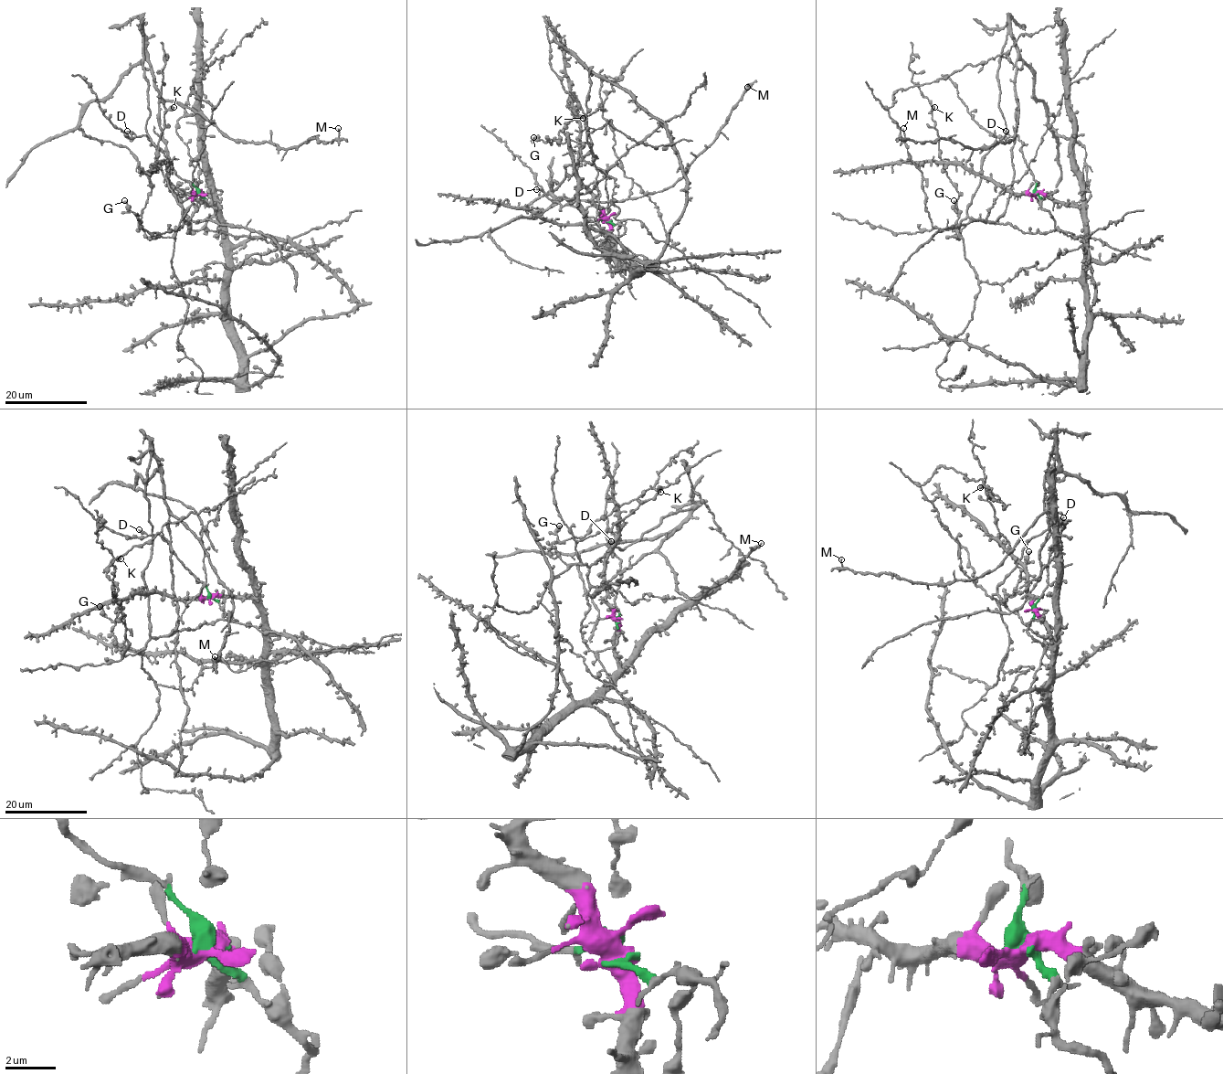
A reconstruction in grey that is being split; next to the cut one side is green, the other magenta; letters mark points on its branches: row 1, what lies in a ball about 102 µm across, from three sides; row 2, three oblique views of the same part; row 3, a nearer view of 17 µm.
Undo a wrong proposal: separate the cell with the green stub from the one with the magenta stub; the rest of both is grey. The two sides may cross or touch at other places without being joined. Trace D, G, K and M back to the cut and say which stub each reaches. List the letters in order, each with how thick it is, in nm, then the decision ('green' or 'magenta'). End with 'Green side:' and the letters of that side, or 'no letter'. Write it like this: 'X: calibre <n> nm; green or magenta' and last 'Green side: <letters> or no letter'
D: calibre 240 nm; green
G: calibre 440 nm; green
K: calibre 460 nm; green
M: calibre 140 nm; green
Green side: D, G, K, M

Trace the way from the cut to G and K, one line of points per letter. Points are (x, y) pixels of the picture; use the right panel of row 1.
G: (1036, 193), (1054, 221), (1054, 230), (1022, 233), (1008, 223), (966, 217), (959, 239), (954, 200)
K: (1036, 193), (1054, 230), (1022, 233), (1008, 223), (966, 217), (959, 239), (957, 192), (943, 164), (934, 107)

